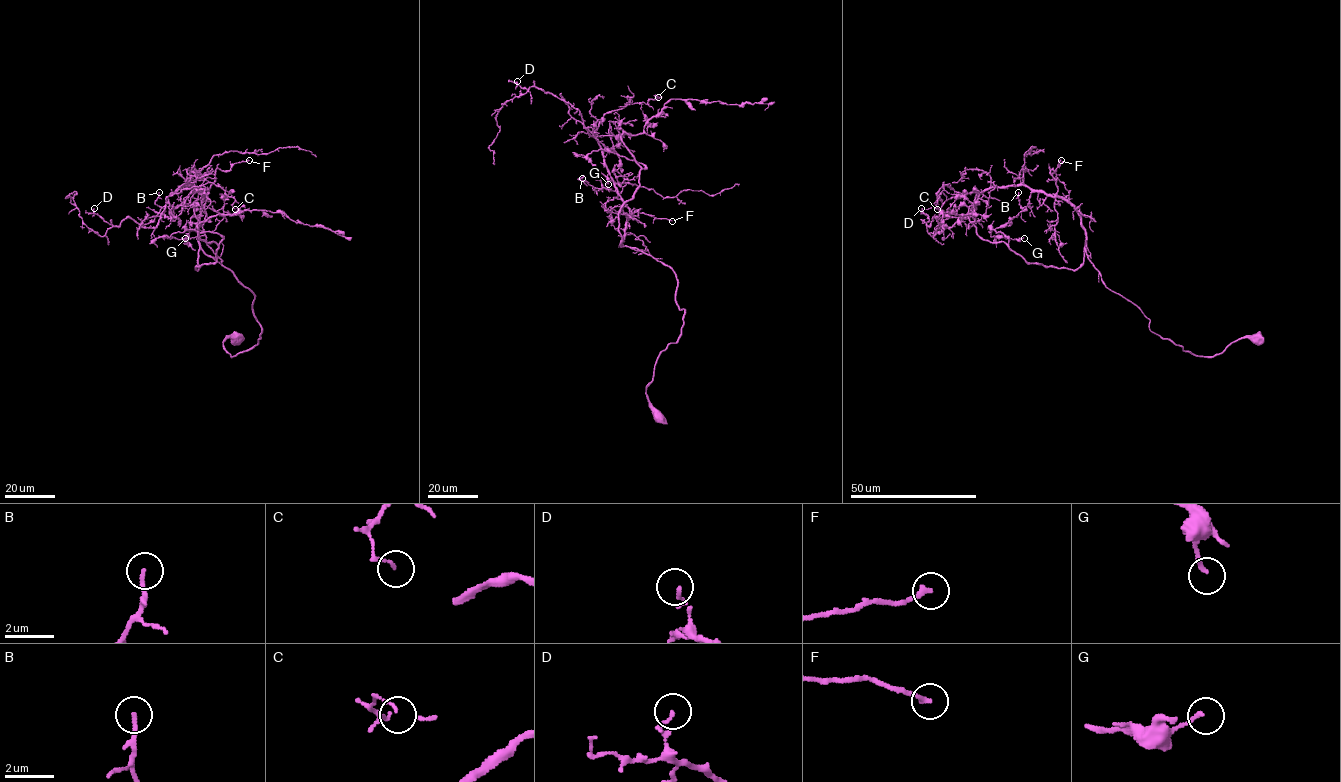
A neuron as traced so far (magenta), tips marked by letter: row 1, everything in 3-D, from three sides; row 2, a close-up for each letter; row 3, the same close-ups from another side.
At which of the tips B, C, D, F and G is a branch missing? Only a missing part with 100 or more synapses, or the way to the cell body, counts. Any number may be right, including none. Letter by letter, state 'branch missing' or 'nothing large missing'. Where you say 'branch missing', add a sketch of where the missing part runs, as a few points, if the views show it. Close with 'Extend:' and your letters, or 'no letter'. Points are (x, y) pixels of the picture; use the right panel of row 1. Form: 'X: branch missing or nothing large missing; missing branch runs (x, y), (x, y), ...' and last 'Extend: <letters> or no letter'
B: nothing large missing
C: nothing large missing
D: nothing large missing
F: nothing large missing
G: nothing large missing
Extend: no letter

